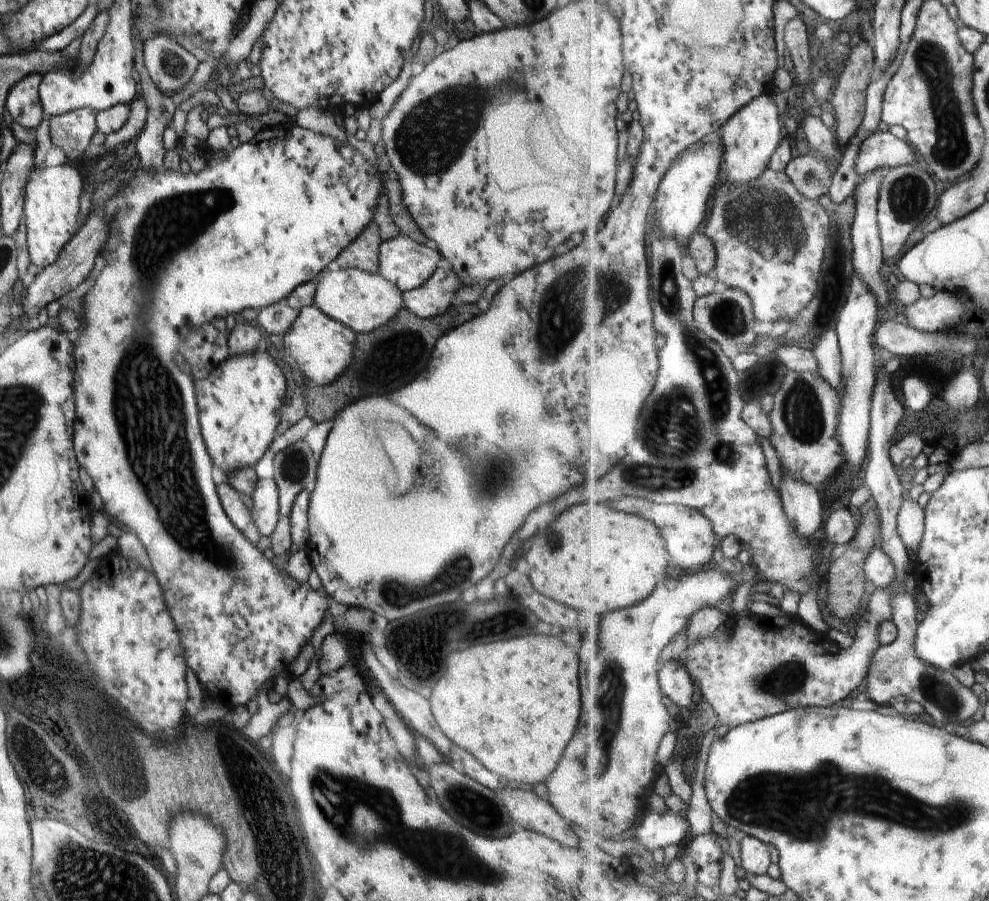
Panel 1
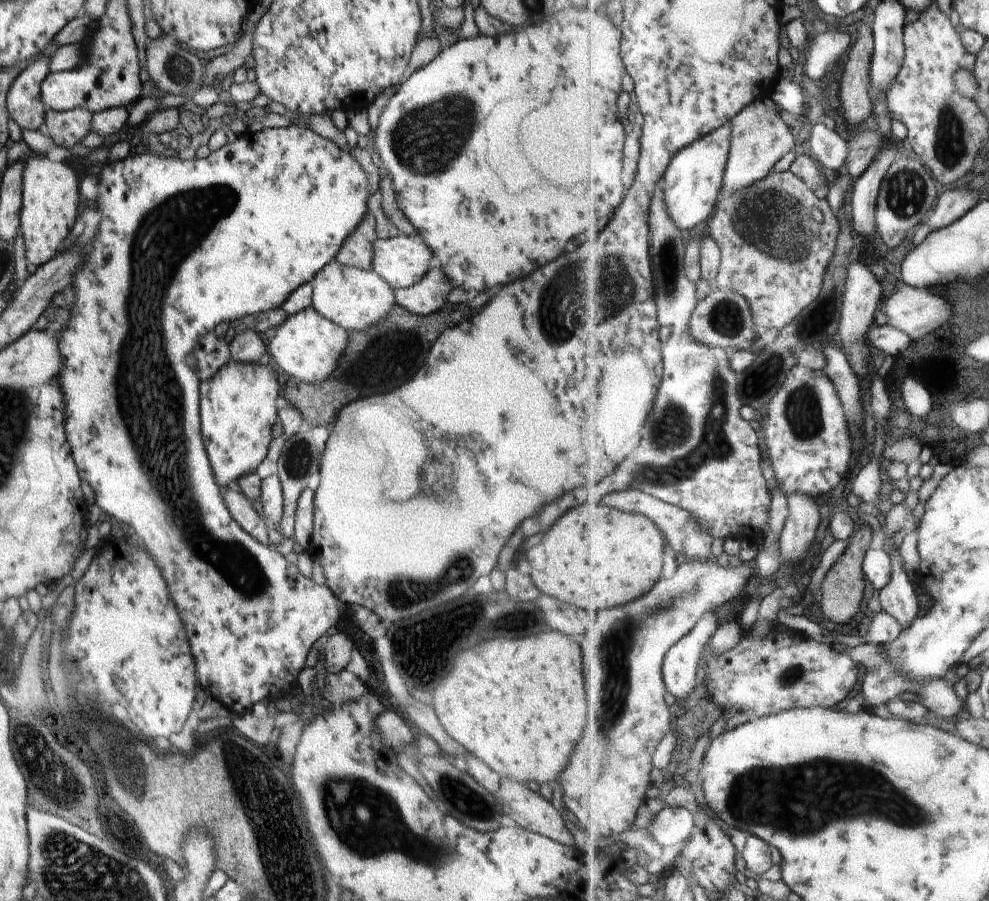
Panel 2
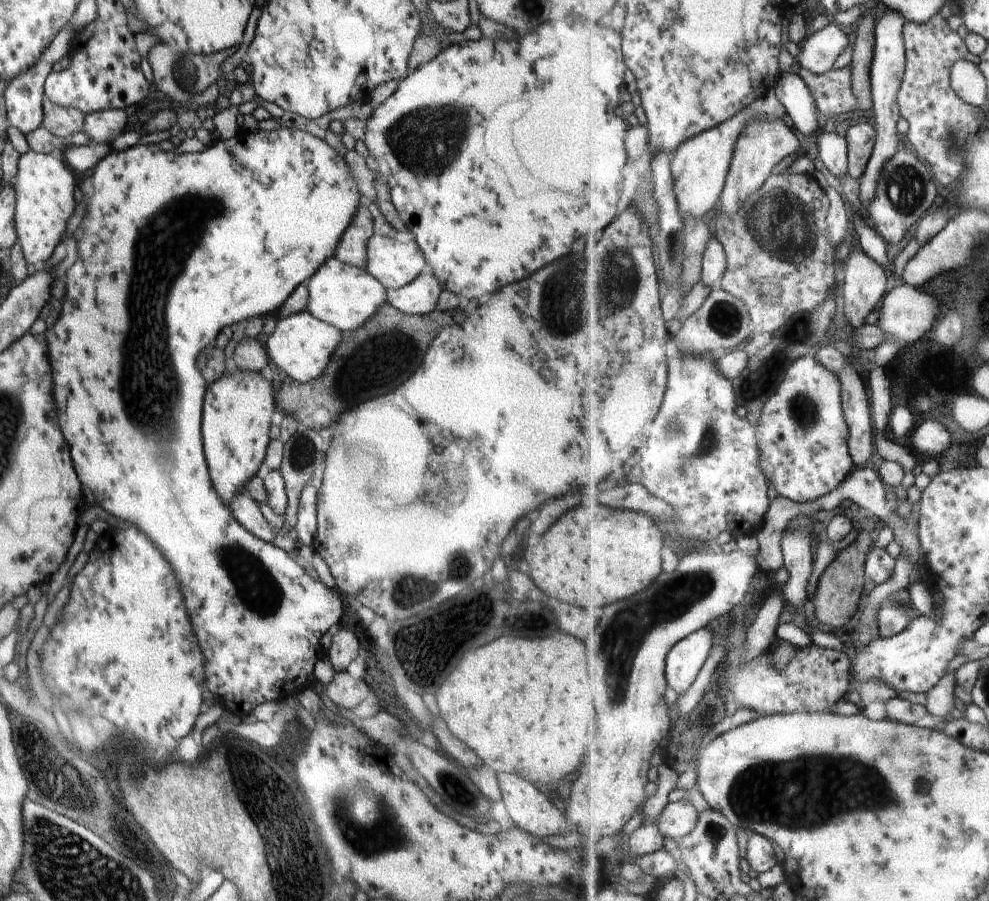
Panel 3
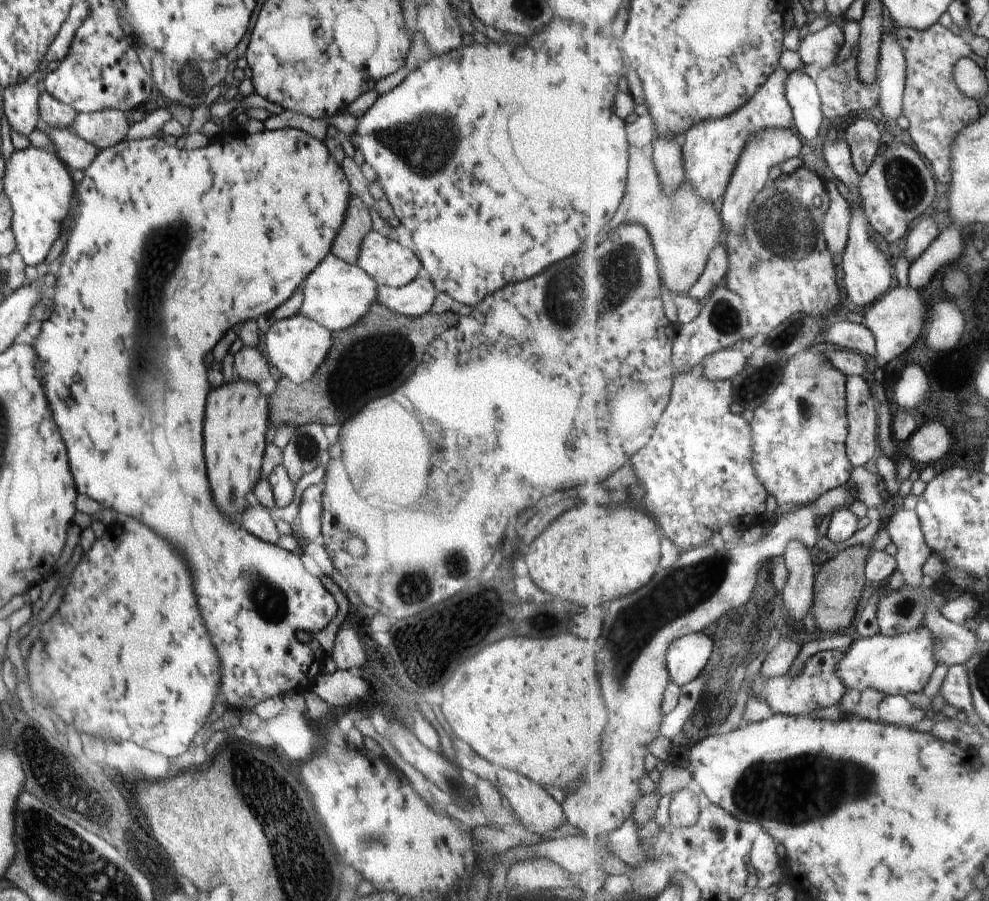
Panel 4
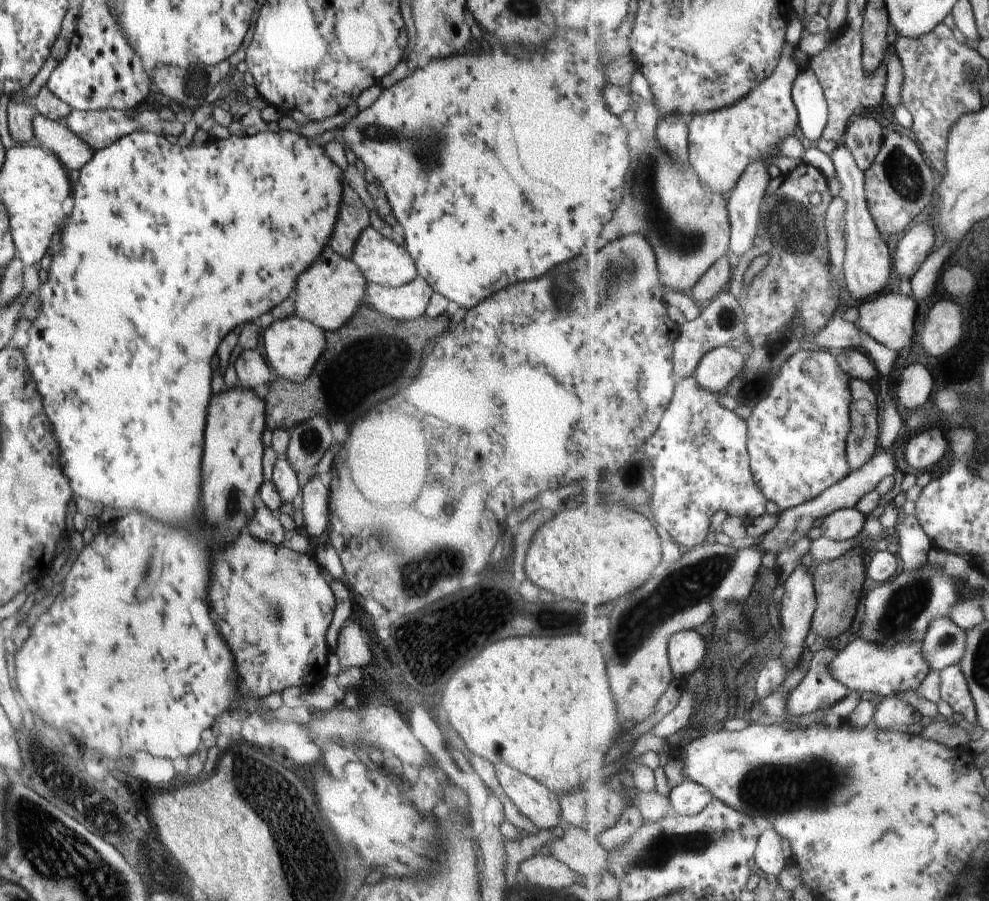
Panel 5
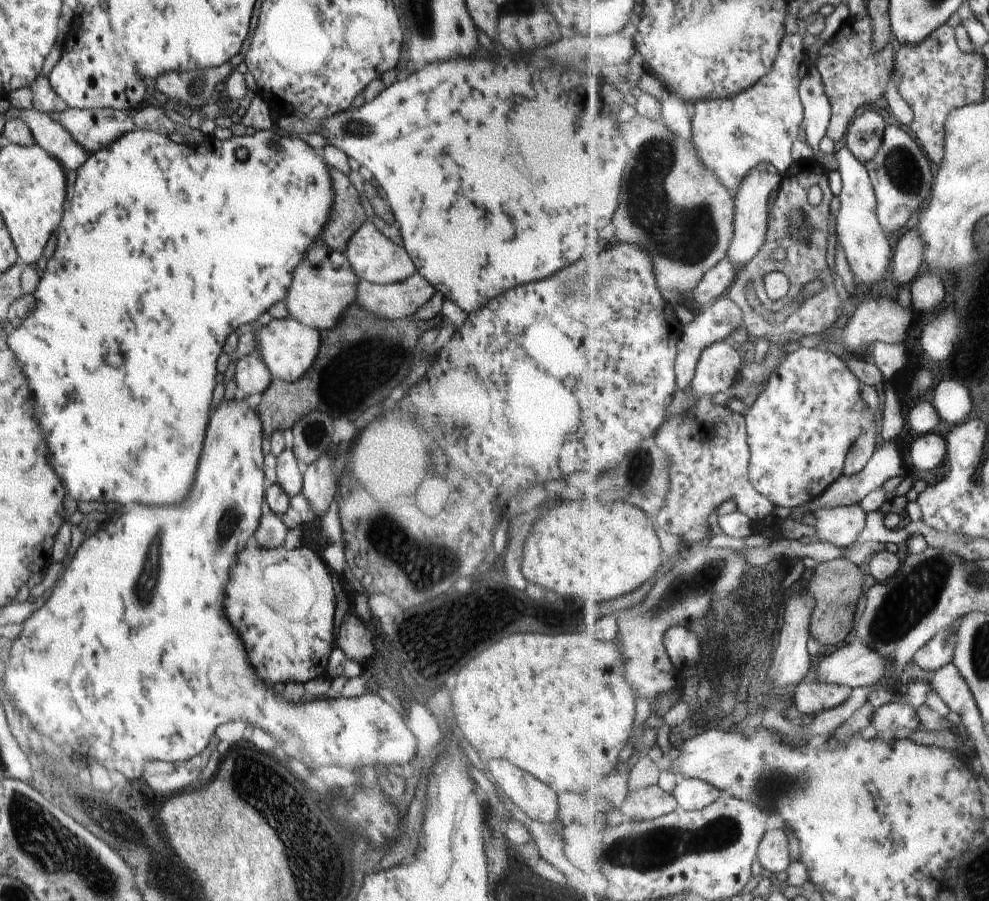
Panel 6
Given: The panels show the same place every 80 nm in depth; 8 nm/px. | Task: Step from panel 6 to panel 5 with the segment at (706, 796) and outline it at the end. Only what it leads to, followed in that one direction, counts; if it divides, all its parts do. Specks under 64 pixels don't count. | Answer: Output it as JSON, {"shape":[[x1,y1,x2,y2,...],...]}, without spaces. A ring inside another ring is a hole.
{"shape":[[688,777,681,785,672,789,670,798,675,808,674,814,684,816,700,814,714,800,713,794,703,784]]}

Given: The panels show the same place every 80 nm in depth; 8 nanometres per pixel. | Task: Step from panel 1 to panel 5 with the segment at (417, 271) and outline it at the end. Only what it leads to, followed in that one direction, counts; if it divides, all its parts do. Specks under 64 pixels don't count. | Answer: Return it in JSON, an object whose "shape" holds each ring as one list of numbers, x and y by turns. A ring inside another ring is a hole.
{"shape":[[372,226,362,230,360,237,356,240,350,260,356,264,360,274,366,278,367,282,381,286,400,287,409,284,414,278,418,277,415,263,405,248,388,240]]}

